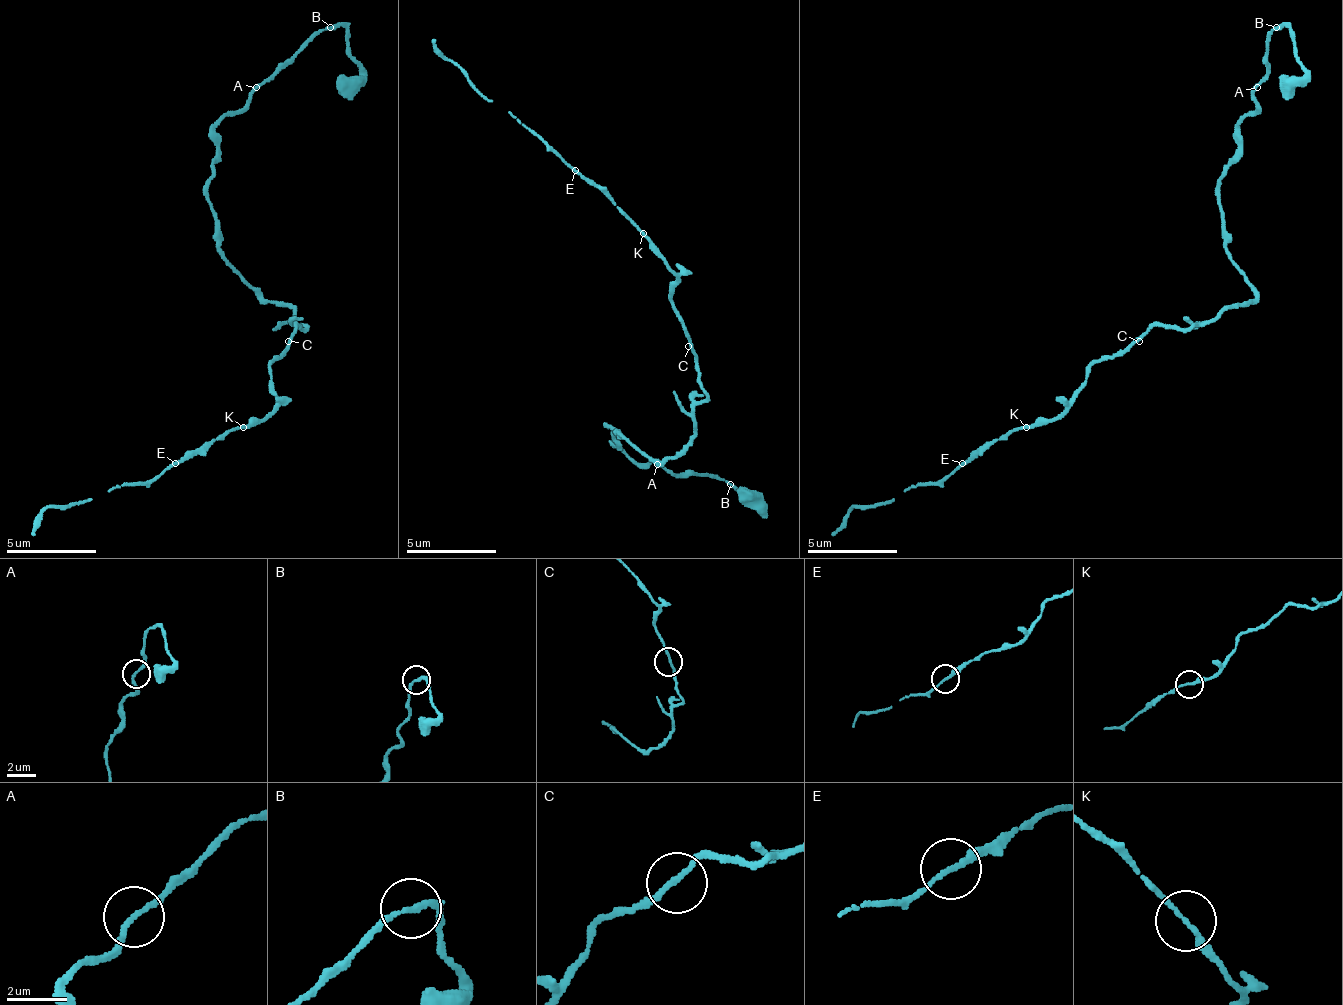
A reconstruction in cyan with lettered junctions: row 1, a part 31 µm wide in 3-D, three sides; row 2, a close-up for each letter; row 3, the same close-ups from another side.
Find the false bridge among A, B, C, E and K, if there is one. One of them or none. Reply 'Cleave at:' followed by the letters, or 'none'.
Cleave at: none

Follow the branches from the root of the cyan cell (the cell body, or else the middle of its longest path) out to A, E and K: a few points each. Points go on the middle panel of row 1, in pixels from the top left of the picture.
A: (698, 405), (693, 437), (661, 460), (648, 460), (616, 428), (607, 428), (616, 446), (639, 464), (657, 464)
E: (698, 405), (707, 392), (698, 378), (693, 342), (670, 301), (675, 269), (575, 170)
K: (698, 405), (707, 392), (698, 378), (693, 342), (670, 301), (675, 269), (643, 233)

